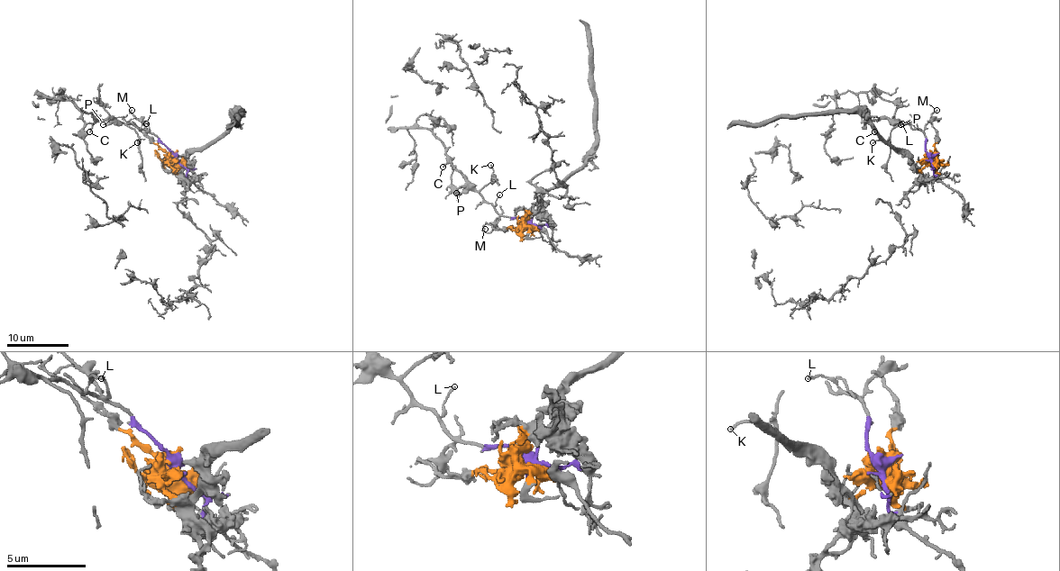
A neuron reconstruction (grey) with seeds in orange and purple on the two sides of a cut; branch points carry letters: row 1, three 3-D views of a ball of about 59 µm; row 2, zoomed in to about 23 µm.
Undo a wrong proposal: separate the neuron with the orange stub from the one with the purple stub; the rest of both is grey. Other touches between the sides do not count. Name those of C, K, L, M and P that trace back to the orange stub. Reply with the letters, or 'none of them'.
none of them

